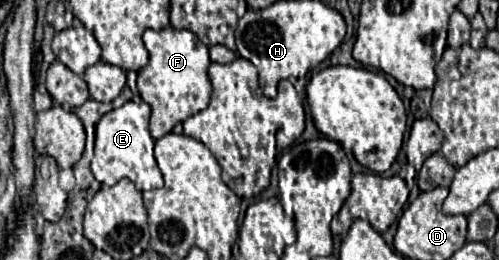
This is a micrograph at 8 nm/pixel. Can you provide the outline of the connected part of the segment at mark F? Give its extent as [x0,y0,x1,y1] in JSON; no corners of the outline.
[138,27,212,139]

